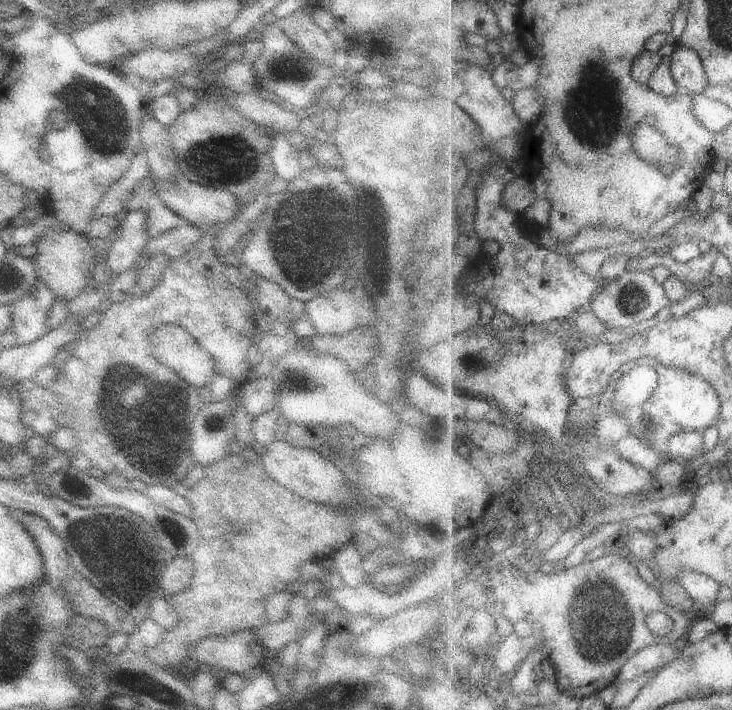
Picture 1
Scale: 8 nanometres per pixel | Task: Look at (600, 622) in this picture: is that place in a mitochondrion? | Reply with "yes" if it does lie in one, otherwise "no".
yes

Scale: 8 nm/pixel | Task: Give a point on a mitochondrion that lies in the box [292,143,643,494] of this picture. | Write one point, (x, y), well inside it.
(367, 203)

